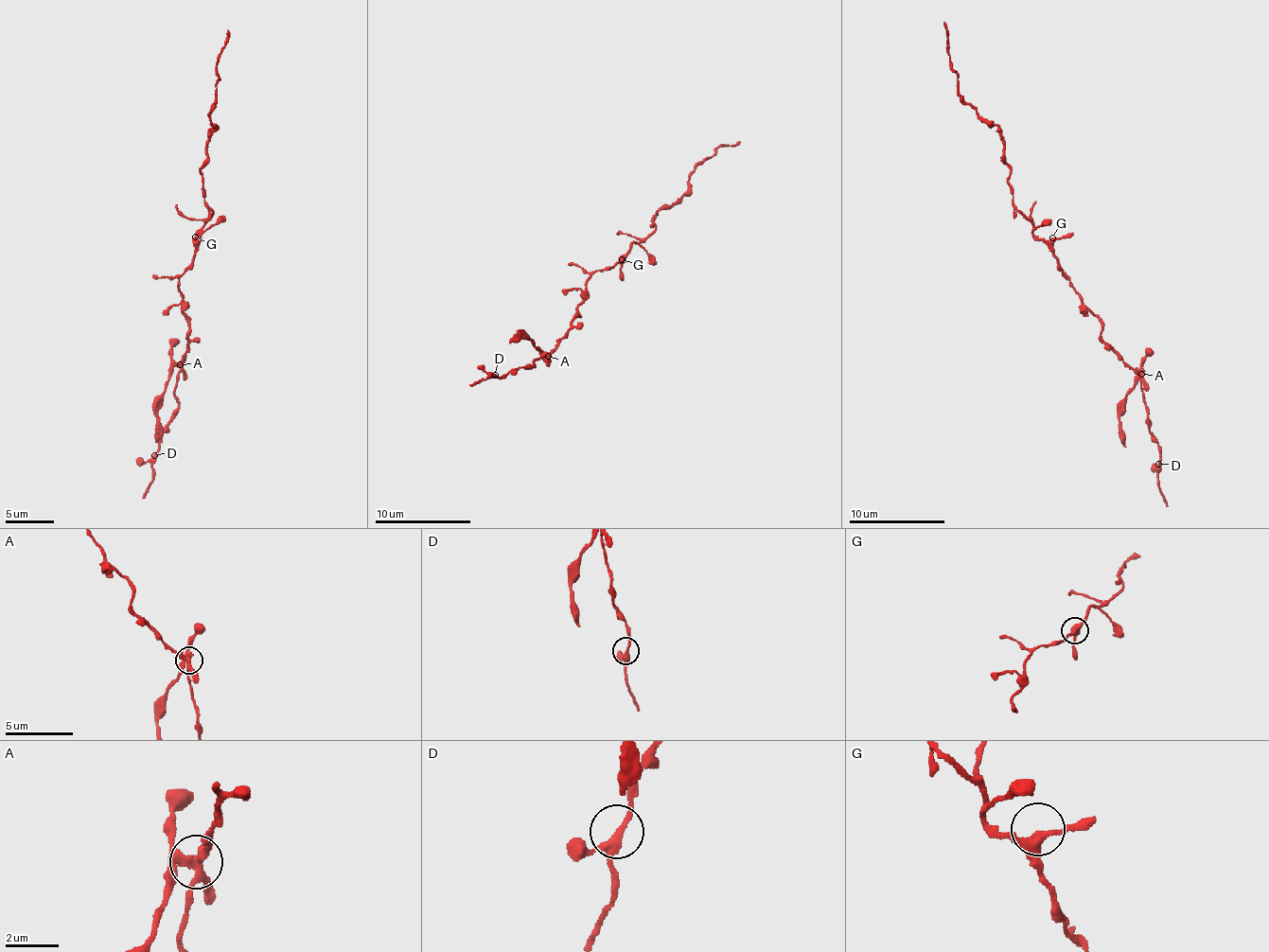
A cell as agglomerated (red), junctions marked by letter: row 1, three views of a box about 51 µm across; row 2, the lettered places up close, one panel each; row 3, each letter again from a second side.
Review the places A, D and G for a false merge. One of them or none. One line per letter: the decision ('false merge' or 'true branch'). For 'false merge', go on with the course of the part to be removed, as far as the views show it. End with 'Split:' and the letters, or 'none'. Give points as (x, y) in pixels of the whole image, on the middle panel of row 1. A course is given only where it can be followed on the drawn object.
A: false merge; foreign part runs (547, 355), (521, 334), (508, 343)
D: true branch
G: true branch
Split: A

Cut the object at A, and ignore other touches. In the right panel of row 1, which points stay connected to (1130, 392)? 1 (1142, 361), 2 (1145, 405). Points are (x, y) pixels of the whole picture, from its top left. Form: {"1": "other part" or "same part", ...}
{"1": "same part", "2": "other part"}

